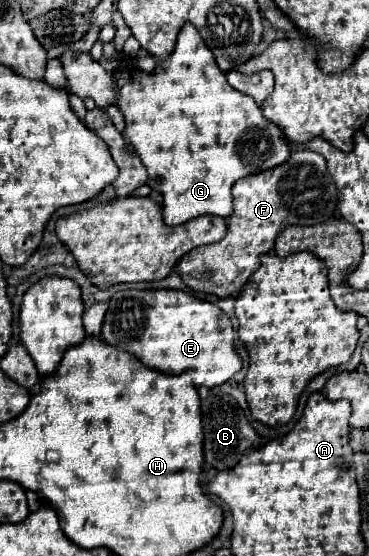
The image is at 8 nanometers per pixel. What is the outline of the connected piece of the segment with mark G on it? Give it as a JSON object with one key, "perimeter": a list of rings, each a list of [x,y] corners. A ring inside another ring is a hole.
{"perimeter":[[[184,24],[180,34],[178,34],[178,40],[176,40],[176,46],[172,50],[172,54],[168,58],[164,58],[164,62],[156,62],[156,68],[152,72],[142,72],[138,68],[120,68],[114,72],[114,82],[116,82],[116,106],[118,110],[122,112],[124,116],[124,140],[130,142],[130,146],[136,150],[136,154],[140,156],[142,164],[146,166],[148,170],[148,186],[156,192],[162,194],[162,212],[164,212],[164,222],[168,226],[178,226],[178,224],[184,224],[192,218],[198,218],[198,216],[204,216],[204,214],[212,214],[212,216],[222,216],[222,218],[228,218],[232,214],[232,186],[238,178],[244,178],[248,174],[254,174],[254,172],[262,172],[262,170],[268,170],[268,168],[274,168],[278,166],[280,162],[286,162],[288,156],[290,156],[290,150],[288,150],[288,140],[286,136],[282,134],[282,130],[268,122],[264,116],[262,116],[262,110],[256,106],[254,98],[248,96],[248,94],[242,94],[238,90],[234,90],[228,82],[226,82],[226,74],[218,68],[212,52],[208,50],[208,46],[204,44],[204,40],[200,38],[198,30],[192,26],[192,24]]]}

